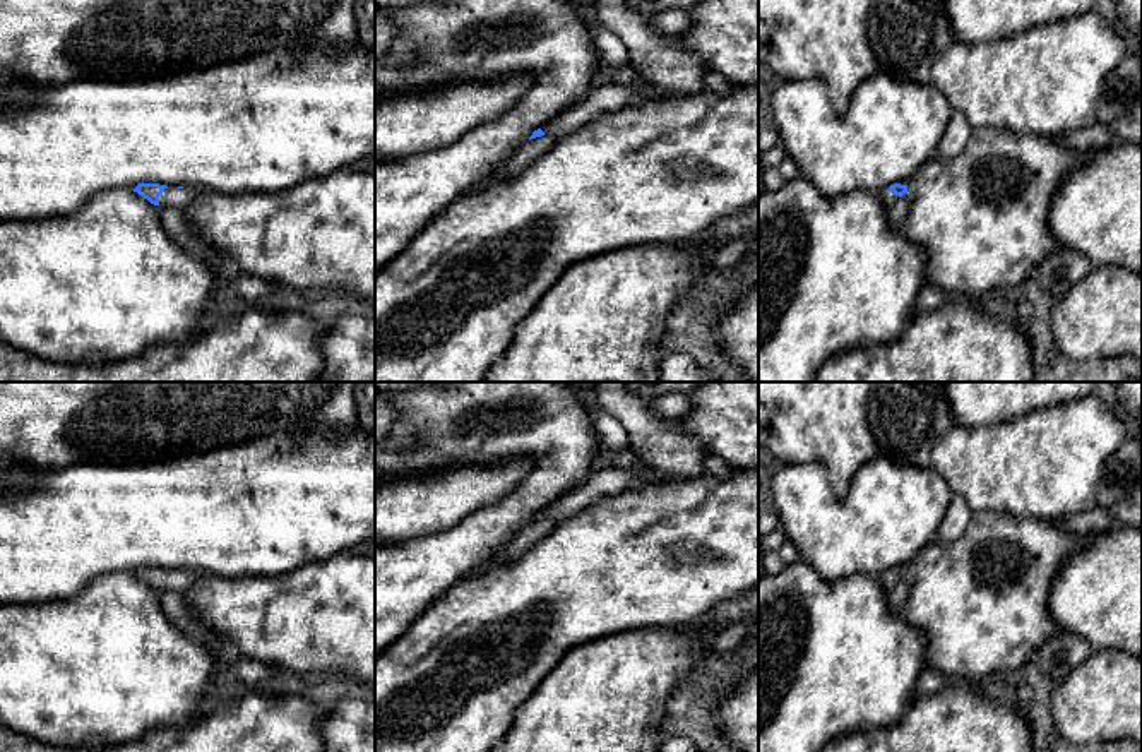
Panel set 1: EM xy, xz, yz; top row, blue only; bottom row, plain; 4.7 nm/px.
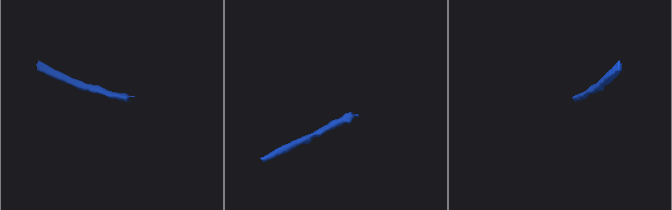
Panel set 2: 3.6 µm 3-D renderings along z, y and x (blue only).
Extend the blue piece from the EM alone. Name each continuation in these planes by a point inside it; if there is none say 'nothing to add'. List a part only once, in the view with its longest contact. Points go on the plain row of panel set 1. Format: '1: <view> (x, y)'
1: xy (178, 581)

